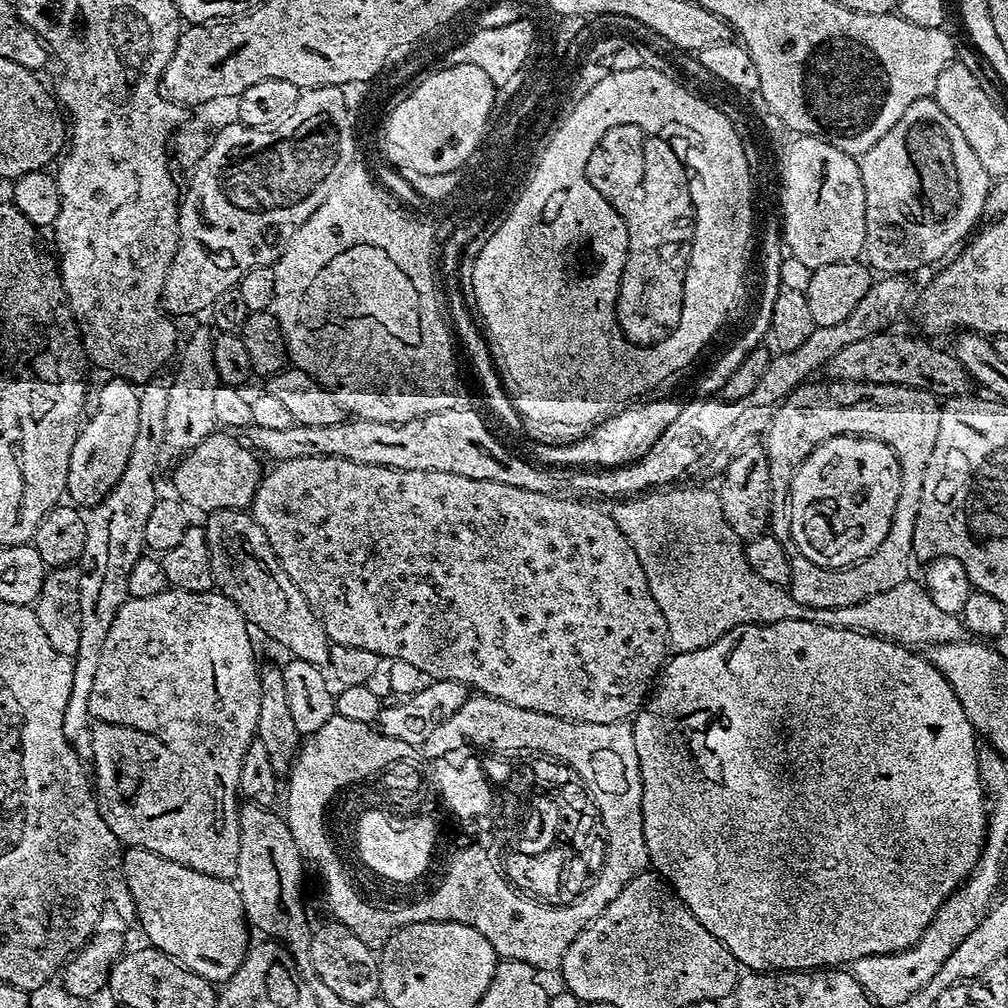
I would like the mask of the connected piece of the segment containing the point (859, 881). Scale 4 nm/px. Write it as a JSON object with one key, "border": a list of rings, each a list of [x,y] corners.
{"border":[[[792,602],[796,604],[780,604],[753,620],[744,620],[736,628],[735,615],[729,614],[704,637],[695,644],[689,644],[686,650],[675,653],[676,656],[663,665],[650,695],[642,707],[635,713],[631,721],[634,746],[638,750],[640,773],[642,774],[642,806],[644,833],[649,853],[661,852],[676,867],[680,880],[684,883],[682,899],[692,909],[698,919],[714,933],[719,940],[728,946],[736,955],[741,965],[752,970],[779,970],[781,968],[823,968],[825,966],[844,966],[857,960],[859,956],[871,956],[878,952],[898,952],[919,942],[934,914],[944,905],[944,899],[956,891],[968,879],[972,867],[980,860],[986,835],[986,785],[980,779],[978,766],[978,733],[968,720],[964,706],[956,695],[951,681],[931,659],[938,654],[941,645],[927,634],[908,628],[895,628],[888,620],[880,616],[871,616],[868,612],[840,612],[839,607]]]}

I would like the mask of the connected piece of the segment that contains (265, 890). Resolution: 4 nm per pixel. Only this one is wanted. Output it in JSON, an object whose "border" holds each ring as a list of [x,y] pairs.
{"border":[[[241,803],[240,841],[234,861],[234,880],[244,898],[245,913],[251,916],[254,924],[256,919],[264,934],[282,941],[297,965],[304,966],[309,963],[308,947],[314,931],[313,925],[308,925],[308,912],[304,909],[306,864],[291,837],[285,817],[279,811],[271,812],[260,804],[263,803]]]}

